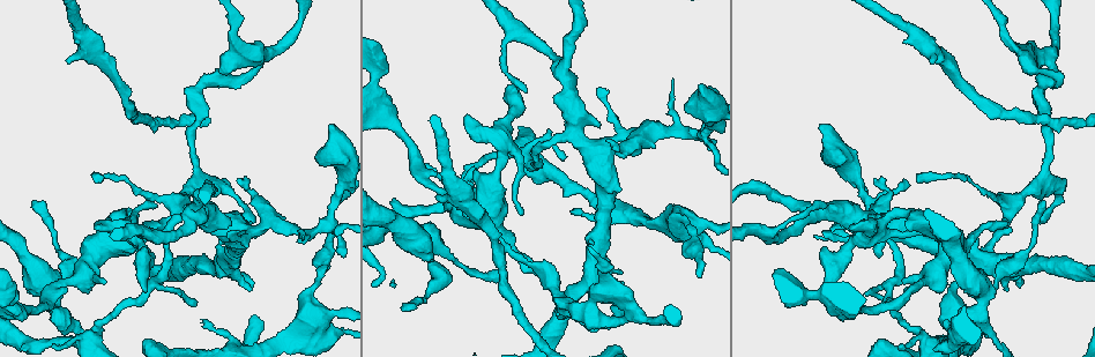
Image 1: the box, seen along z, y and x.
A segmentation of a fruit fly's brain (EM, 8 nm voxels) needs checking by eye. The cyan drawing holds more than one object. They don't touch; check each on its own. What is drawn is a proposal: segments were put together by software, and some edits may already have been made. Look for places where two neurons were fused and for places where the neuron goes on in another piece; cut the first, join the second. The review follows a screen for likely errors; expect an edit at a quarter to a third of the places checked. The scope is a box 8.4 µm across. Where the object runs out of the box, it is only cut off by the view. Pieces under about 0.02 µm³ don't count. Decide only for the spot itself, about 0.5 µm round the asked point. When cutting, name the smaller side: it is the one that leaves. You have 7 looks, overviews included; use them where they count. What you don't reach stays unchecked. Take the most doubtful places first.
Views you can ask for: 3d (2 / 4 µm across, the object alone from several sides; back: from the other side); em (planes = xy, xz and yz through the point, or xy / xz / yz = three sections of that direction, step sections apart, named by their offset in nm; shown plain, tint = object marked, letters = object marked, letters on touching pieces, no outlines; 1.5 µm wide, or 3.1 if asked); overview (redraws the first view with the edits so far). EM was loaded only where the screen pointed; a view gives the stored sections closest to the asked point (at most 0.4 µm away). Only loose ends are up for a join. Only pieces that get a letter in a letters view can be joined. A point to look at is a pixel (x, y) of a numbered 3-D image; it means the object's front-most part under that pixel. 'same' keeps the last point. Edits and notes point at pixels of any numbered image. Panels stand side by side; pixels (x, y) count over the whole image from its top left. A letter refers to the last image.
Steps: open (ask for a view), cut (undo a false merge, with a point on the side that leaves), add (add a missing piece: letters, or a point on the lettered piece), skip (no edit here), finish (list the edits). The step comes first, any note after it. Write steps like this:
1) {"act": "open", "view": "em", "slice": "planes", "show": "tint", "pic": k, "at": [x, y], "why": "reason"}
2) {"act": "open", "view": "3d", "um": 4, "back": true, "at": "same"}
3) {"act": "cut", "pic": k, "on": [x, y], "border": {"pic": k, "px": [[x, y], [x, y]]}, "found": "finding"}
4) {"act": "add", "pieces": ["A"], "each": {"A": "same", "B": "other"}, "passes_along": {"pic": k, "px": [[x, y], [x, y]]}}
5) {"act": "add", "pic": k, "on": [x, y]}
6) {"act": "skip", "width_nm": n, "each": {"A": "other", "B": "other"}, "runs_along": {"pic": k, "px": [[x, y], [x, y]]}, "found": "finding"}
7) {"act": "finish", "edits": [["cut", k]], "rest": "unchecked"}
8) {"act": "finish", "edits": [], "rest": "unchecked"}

{"act": "open", "view": "3d", "um": 4, "pic": 1, "at": [1043, 201], "why": "thin end"}

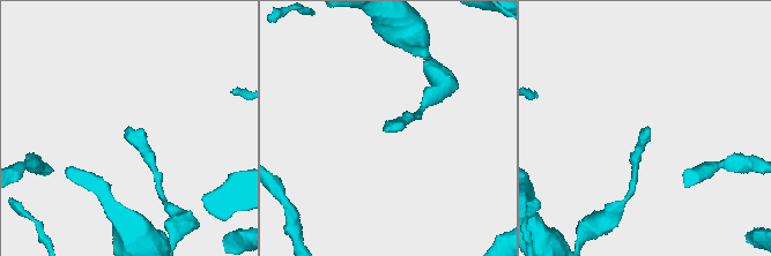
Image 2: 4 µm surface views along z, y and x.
{"act": "open", "view": "em", "slice": "xz", "step": 8, "show": "tint", "pic": 2, "at": [128, 127]}

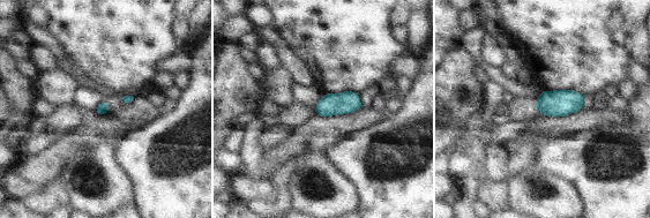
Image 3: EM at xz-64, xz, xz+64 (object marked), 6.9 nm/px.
{"act": "open", "view": "em", "slice": "planes", "show": "letters", "at": "same", "why": "another direction"}

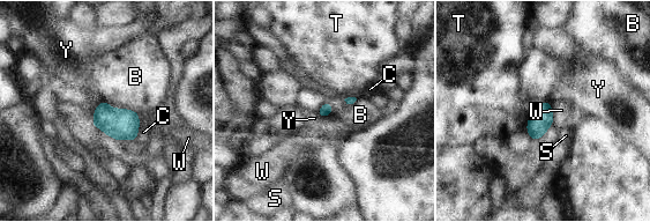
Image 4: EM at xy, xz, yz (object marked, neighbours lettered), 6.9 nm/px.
{"act": "skip", "each": {"B": "other", "C": "other", "S": "other", "T": "other", "W": "other", "Y": "other"}, "found": "none of them fits"}

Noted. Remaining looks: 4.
{"act": "open", "view": "em", "slice": "planes", "show": "letters", "pic": 1, "at": [146, 291], "why": "free end"}

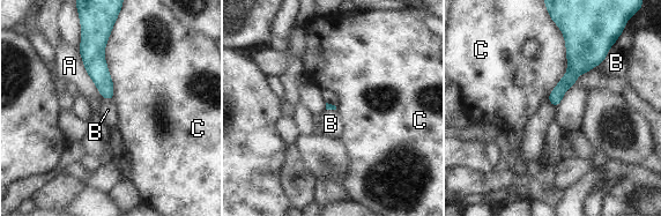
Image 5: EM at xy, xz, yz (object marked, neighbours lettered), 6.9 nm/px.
{"act": "skip", "each": {"A": "other", "B": "other", "C": "other"}, "border": {"pic": 5, "px": [[569, 87], [556, 108]]}, "found": "no lettered piece goes on from it"}

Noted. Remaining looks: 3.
{"act": "open", "view": "3d", "um": 4, "back": true, "pic": 1, "at": [599, 123]}

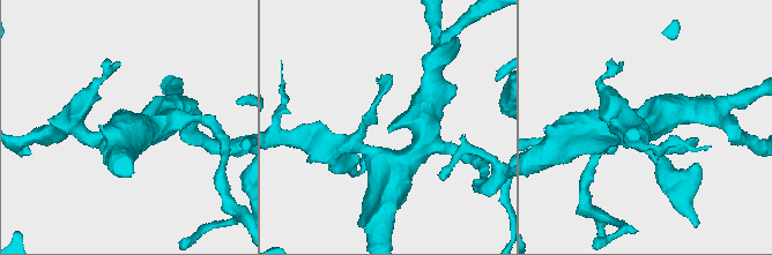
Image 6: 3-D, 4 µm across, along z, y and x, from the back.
{"act": "open", "view": "em", "slice": "xy", "step": 8, "show": "letters", "pic": 6, "at": [390, 128], "why": "now the EM"}

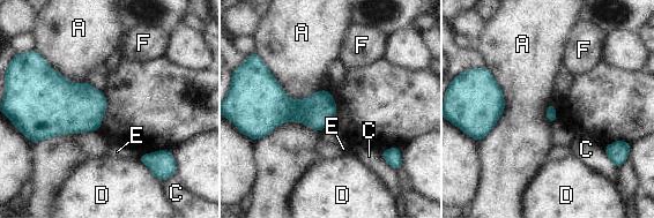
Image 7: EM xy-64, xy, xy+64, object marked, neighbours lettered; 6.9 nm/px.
{"act": "open", "view": "em", "slice": "planes", "show": "letters", "at": "same"}

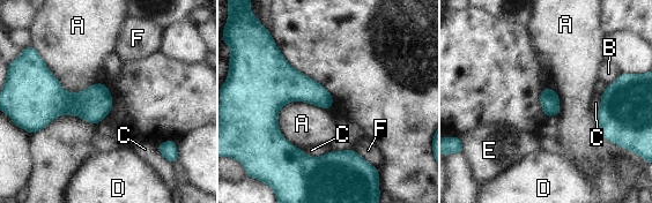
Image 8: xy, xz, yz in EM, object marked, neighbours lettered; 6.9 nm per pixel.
{"act": "skip", "each": {"A": "other", "B": "other", "C": "other", "D": "other", "E": "other", "F": "other"}, "runs_along": {"pic": 8, "px": [[259, 98], [303, 162], [362, 162]]}, "found": "none of them fits"}

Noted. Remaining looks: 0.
{"act": "finish", "edits": [], "rest": "unchecked"}

